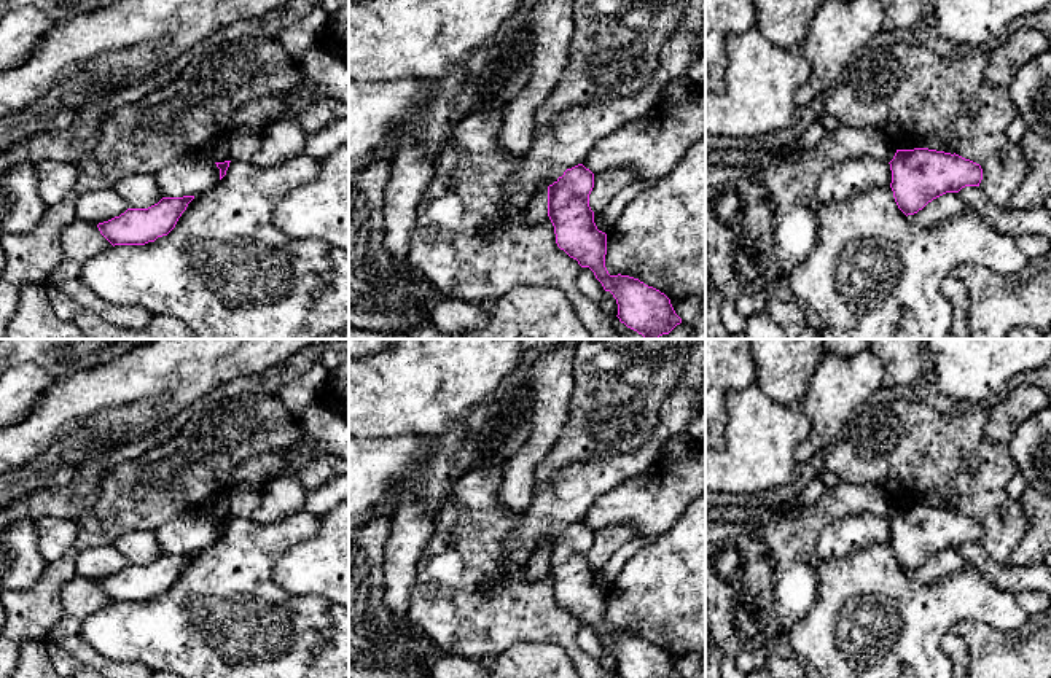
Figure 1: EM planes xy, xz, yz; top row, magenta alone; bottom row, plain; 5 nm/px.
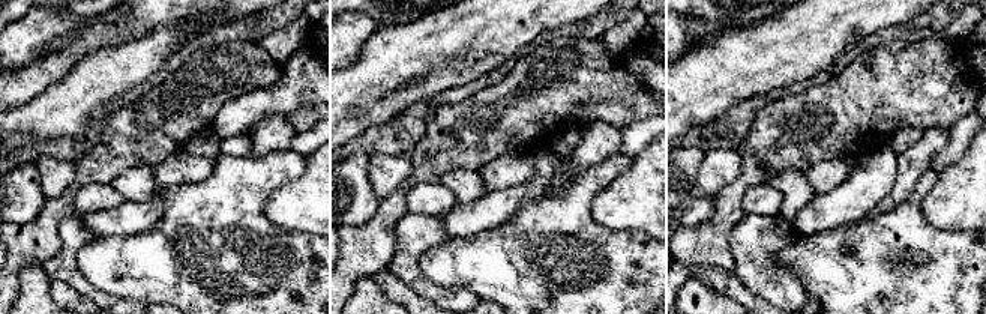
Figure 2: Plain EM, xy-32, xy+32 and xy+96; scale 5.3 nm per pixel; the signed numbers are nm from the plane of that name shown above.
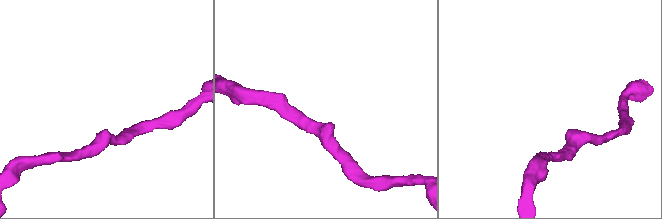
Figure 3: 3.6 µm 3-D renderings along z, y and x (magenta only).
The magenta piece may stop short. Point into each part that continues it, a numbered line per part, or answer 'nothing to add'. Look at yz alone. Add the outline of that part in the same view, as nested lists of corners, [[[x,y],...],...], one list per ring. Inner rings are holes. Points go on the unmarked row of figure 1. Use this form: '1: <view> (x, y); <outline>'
nothing to add

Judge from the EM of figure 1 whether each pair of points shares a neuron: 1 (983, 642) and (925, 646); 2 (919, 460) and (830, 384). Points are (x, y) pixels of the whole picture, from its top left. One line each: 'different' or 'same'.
1: different
2: different

